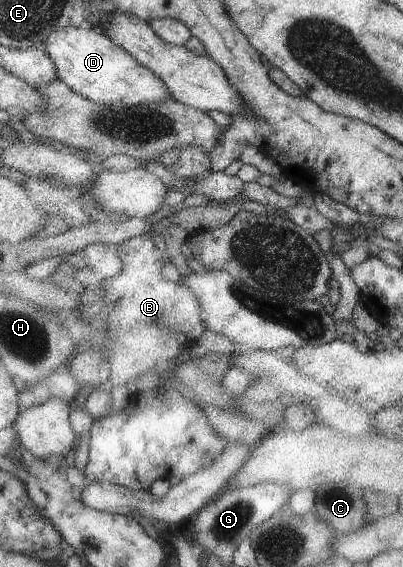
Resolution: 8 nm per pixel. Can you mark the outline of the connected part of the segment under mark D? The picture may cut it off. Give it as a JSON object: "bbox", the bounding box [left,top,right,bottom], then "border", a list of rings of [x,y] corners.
{"bbox":[43,27,170,112],"border":[[[64,27],[54,31],[43,45],[56,66],[56,76],[74,93],[109,108],[133,112],[138,106],[170,98],[169,90],[147,67],[140,65],[127,51],[118,47],[100,30]]]}

